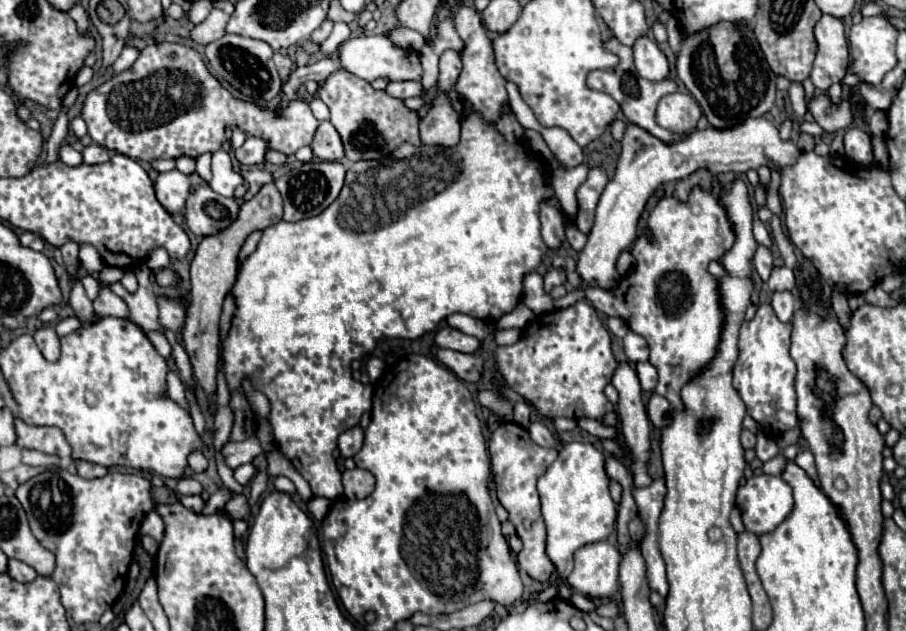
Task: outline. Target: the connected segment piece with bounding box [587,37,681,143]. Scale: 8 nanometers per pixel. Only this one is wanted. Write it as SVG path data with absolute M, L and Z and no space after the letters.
M611 37L609 41L605 41L603 47L605 47L609 53L615 53L615 55L619 57L619 65L617 65L615 69L611 69L611 71L605 71L605 69L603 69L603 71L593 71L593 73L589 73L587 85L593 87L593 89L597 89L597 91L603 91L603 93L611 95L611 97L621 105L621 109L623 109L623 113L625 113L625 117L627 117L629 123L635 123L635 125L643 127L645 131L649 131L651 135L659 137L659 139L665 141L665 143L671 143L671 141L679 139L681 135L669 133L667 129L659 127L657 121L655 121L655 107L657 107L659 99L661 99L663 95L675 93L675 91L677 91L677 85L675 85L671 79L665 79L665 81L659 81L659 83L651 83L651 81L639 77L639 73L637 73L637 69L635 69L635 63L633 63L633 57L631 57L631 47L623 47L619 41L615 41L615 37Z

